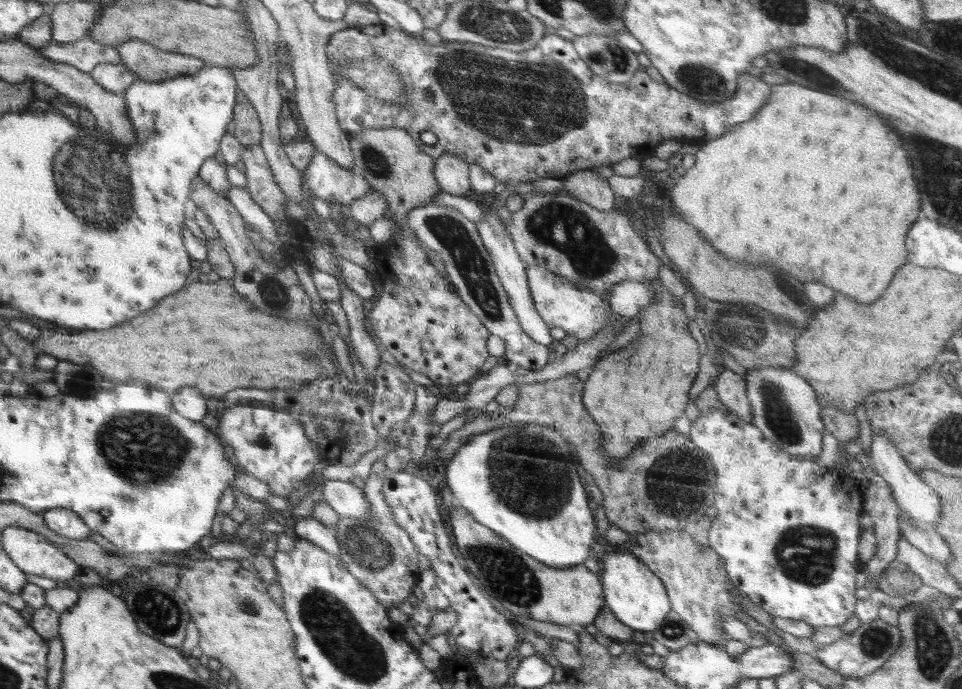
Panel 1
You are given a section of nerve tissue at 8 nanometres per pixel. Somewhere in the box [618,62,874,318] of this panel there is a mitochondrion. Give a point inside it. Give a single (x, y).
(781, 280)

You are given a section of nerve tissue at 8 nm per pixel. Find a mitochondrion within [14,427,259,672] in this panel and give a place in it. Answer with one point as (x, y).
(159, 610)

